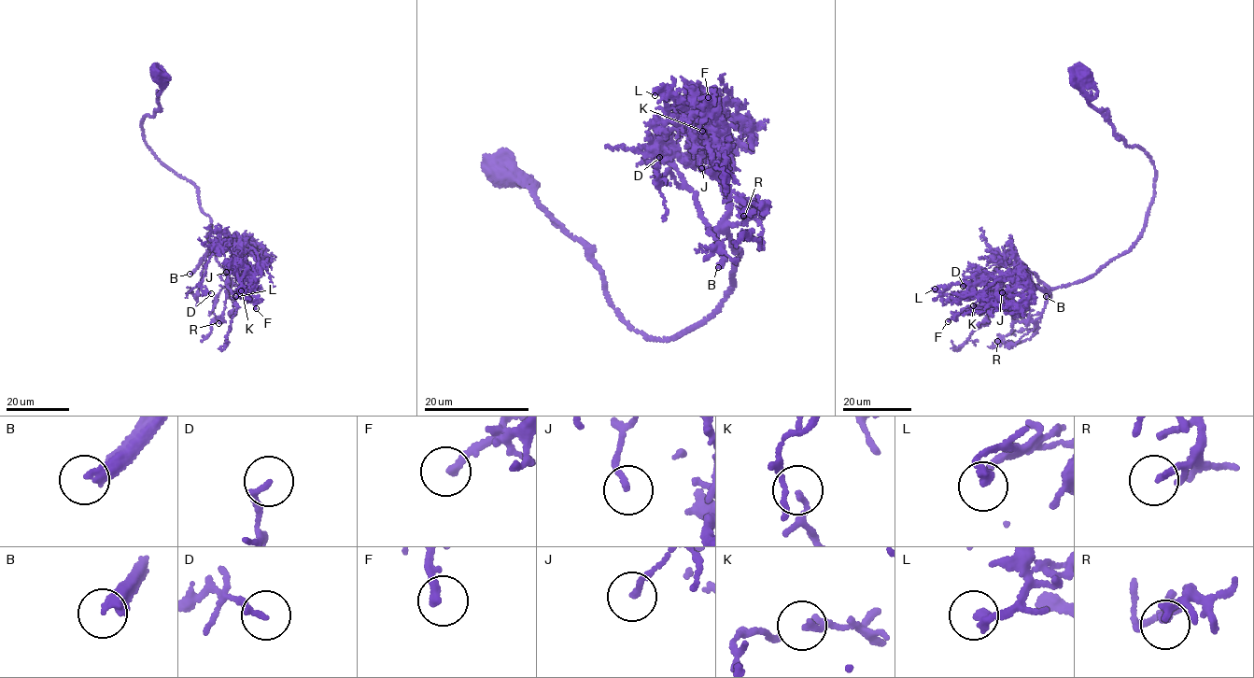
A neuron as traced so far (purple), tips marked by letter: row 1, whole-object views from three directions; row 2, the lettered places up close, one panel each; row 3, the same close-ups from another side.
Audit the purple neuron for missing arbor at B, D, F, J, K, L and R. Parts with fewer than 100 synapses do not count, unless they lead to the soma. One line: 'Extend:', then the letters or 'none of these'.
Extend: B

